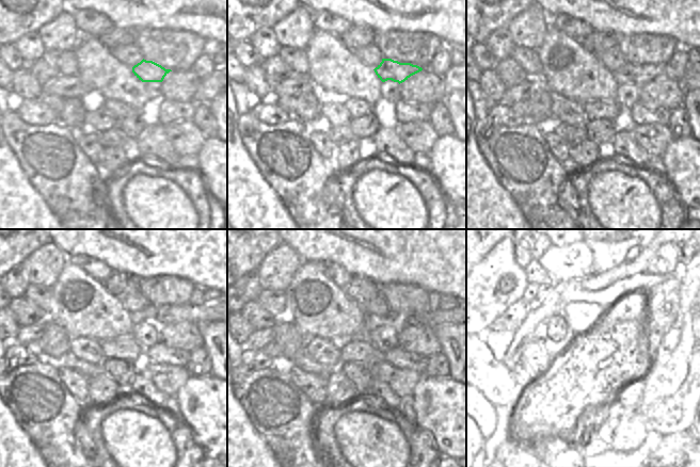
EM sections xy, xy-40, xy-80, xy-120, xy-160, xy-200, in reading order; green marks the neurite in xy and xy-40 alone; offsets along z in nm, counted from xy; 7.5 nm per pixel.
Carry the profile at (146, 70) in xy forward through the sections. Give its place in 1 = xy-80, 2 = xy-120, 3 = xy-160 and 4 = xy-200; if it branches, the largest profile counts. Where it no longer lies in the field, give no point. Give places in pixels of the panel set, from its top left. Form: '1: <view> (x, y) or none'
1: xy-80 (627, 74)
2: xy-120 (159, 315)
3: xy-160 (436, 317)
4: xy-200 (683, 317)

